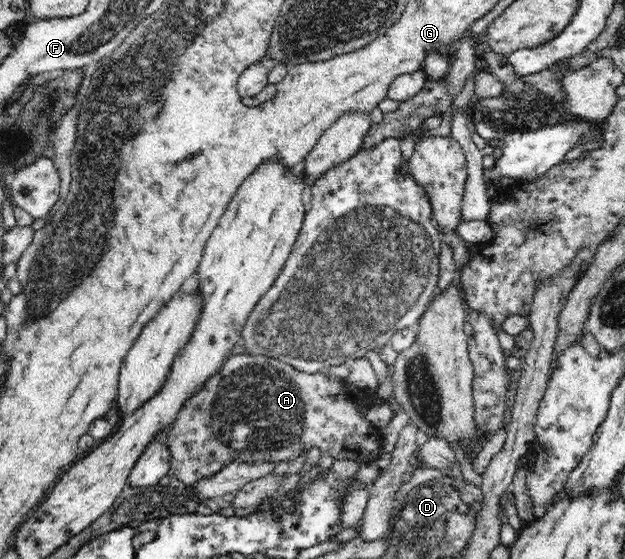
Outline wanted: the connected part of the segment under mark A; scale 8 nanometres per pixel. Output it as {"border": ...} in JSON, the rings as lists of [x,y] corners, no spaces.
{"border":[[[251,354],[234,355],[224,363],[222,371],[218,371],[218,375],[214,375],[214,378],[206,383],[206,387],[204,387],[202,391],[198,391],[198,395],[192,396],[189,401],[186,402],[186,407],[180,411],[176,423],[164,433],[166,449],[170,450],[170,469],[168,469],[168,474],[178,478],[185,486],[192,486],[196,485],[196,483],[200,483],[202,479],[214,477],[213,475],[216,472],[224,469],[228,464],[232,463],[232,461],[245,461],[246,463],[252,463],[252,461],[277,461],[277,463],[280,464],[281,461],[294,459],[304,447],[305,449],[321,447],[322,451],[329,451],[336,459],[351,459],[353,462],[362,461],[362,463],[373,463],[381,453],[380,429],[372,426],[366,419],[363,419],[363,415],[361,415],[368,410],[367,407],[364,407],[362,400],[368,397],[370,393],[370,390],[357,388],[344,379],[327,376],[324,371],[308,374],[297,371],[292,365],[275,358],[270,358],[269,356]]]}

